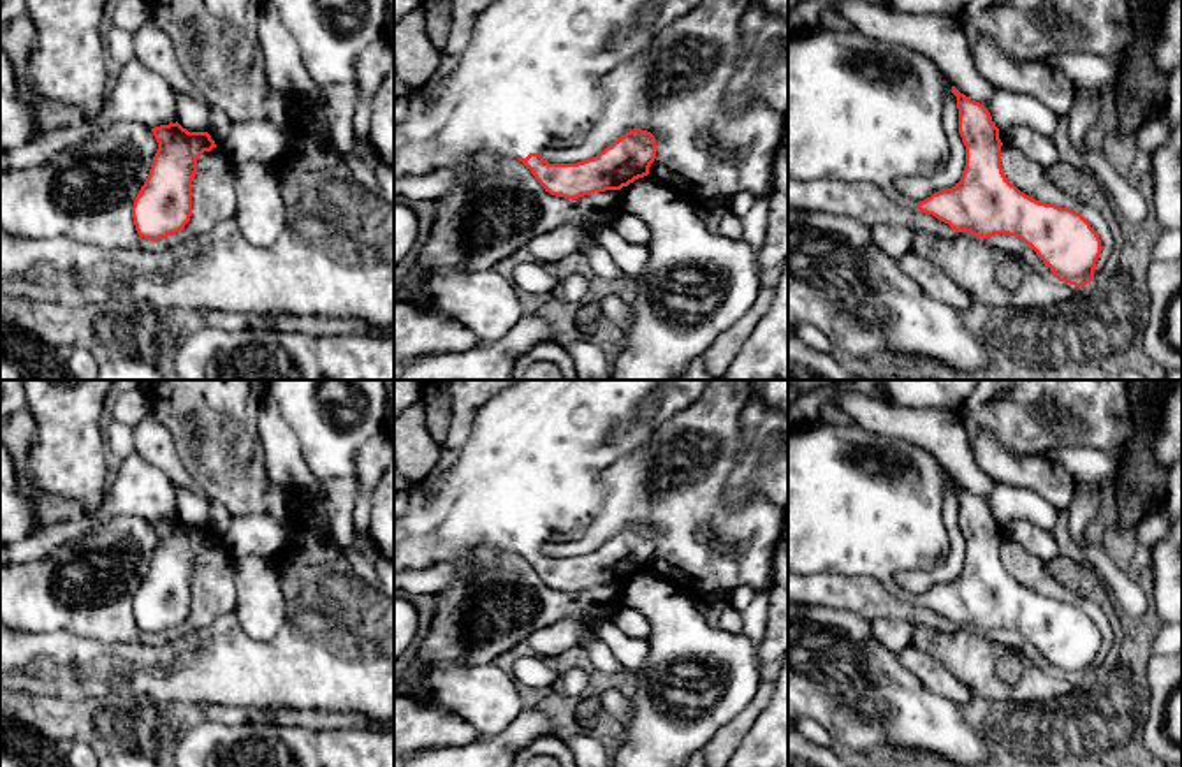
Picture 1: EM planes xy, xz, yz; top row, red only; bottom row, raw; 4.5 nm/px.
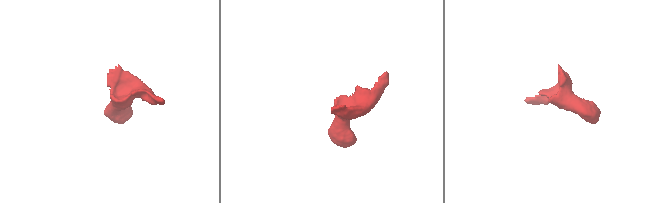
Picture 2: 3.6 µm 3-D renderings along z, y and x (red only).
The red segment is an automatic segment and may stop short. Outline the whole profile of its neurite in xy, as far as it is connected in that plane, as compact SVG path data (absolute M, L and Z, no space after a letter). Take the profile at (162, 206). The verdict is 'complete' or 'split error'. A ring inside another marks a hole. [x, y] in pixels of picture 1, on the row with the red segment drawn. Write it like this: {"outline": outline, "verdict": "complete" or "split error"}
{"outline": "M178 121L155 127L151 132L158 150L134 201L132 218L141 237L158 241L190 222L197 160L216 144L208 132L188 132Z", "verdict": "complete"}

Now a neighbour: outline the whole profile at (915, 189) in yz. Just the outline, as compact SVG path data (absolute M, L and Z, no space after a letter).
M948 93L945 99L943 127L950 146L948 160L934 174L897 179L897 188L909 206L916 206L932 194L955 186L962 178L966 146L959 134L959 109L953 93Z

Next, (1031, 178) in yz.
M1003 142L1001 167L1011 185L1040 202L1055 204L1059 208L1069 209L1078 204L1078 201L1064 194L1048 179L1048 169L1031 160L1015 146Z

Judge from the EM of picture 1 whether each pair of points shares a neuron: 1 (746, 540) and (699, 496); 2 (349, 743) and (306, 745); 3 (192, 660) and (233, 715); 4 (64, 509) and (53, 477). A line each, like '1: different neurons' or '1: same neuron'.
1: same neuron
2: same neuron
3: different neurons
4: different neurons

